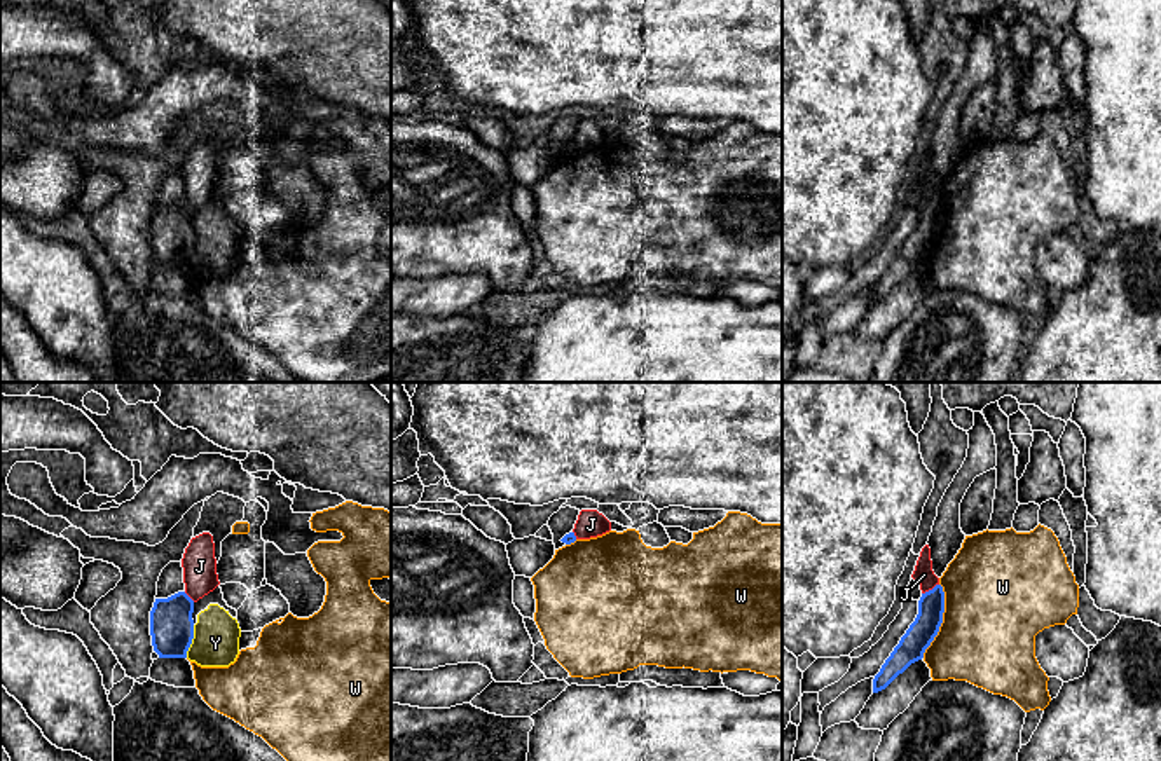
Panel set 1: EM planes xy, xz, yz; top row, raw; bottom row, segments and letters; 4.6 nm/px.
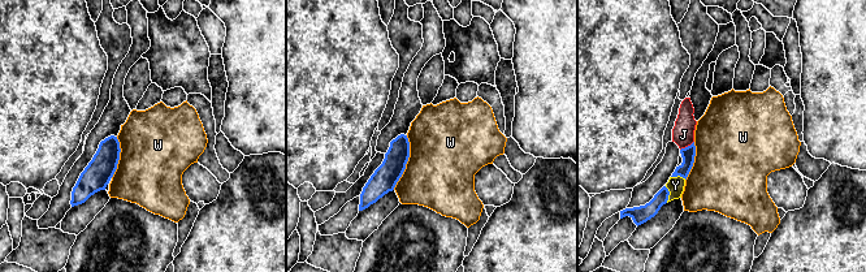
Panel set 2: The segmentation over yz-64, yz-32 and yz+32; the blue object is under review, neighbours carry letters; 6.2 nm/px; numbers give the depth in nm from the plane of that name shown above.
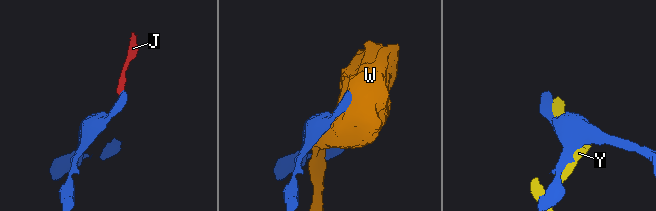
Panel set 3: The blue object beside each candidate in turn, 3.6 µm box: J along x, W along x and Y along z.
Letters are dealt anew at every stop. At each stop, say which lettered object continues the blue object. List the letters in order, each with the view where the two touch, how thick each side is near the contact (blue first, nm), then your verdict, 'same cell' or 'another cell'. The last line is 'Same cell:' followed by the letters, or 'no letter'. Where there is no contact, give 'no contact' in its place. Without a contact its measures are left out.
J: contact in yz; calibres 130 and 90 nm; another cell
W: contact in yz; calibres 130 and 460 nm; another cell
Y: contact in xy; calibres 200 and 220 nm; another cell
Same cell: no letter

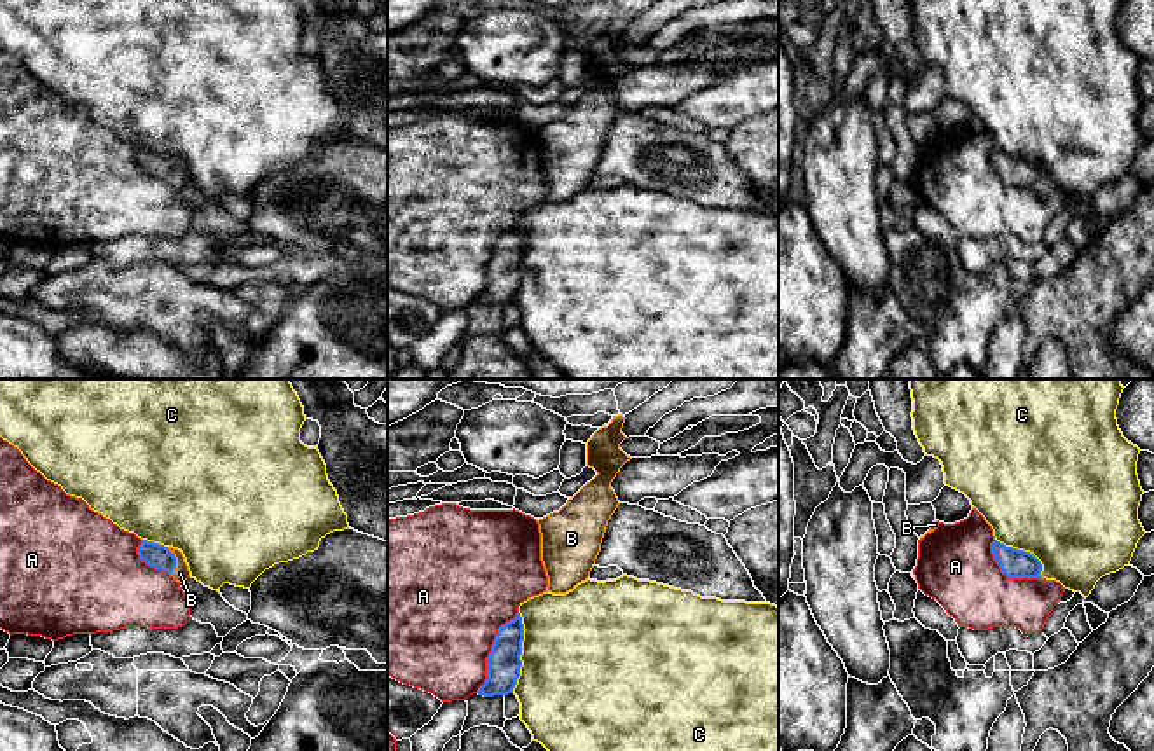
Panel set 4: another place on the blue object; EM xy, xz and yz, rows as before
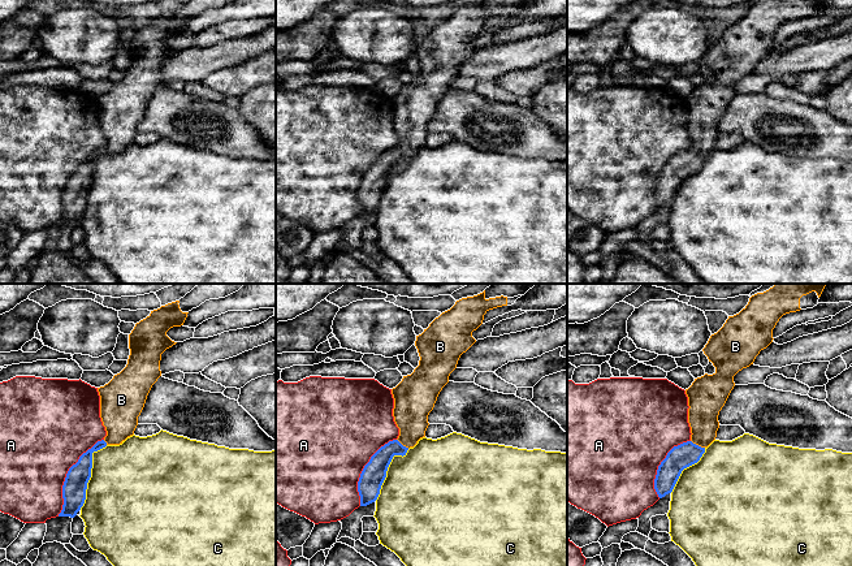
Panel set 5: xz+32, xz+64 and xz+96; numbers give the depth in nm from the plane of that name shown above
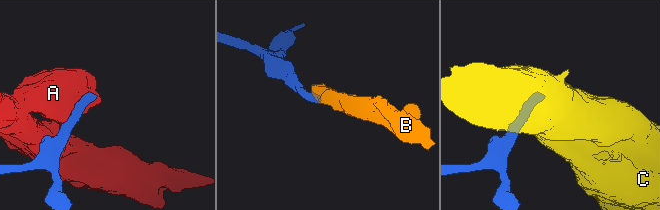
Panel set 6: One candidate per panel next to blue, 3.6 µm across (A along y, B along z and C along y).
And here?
A: contact in xz; calibres 160 and 500 nm; another cell
B: contact in xy; calibres 110 and 70 nm; same cell
C: contact in xz; calibres 160 and 500 nm; another cell
Same cell: B

